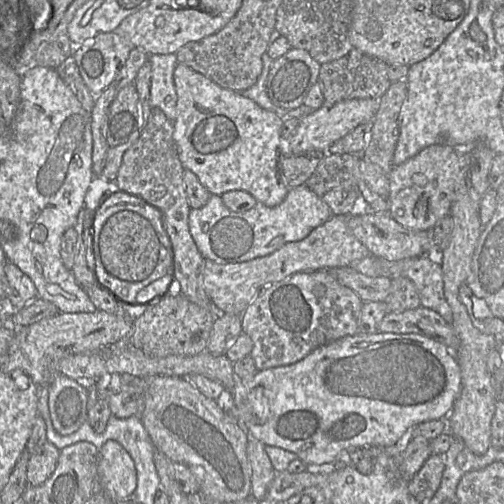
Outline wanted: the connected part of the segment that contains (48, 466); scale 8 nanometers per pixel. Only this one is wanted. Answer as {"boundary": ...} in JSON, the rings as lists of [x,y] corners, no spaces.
{"boundary":[[[49,441],[30,456],[27,466],[27,485],[39,486],[43,484],[54,472],[60,450]]]}

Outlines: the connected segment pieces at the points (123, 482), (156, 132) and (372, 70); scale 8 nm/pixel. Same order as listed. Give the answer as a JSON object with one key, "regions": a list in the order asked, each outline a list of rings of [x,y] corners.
{"regions":[[[[108,440],[100,448],[98,475],[110,502],[133,499],[137,486],[134,461],[117,441]]],[[[153,107],[139,138],[123,155],[113,188],[139,196],[160,210],[173,250],[172,290],[195,304],[213,309],[203,285],[205,258],[201,255],[189,230],[188,217],[191,207],[183,179],[185,169],[178,157],[173,132],[173,122],[161,109]]],[[[353,48],[347,55],[321,65],[319,83],[322,85],[324,104],[335,104],[351,99],[380,99],[388,90],[389,65],[382,60]]]]}

